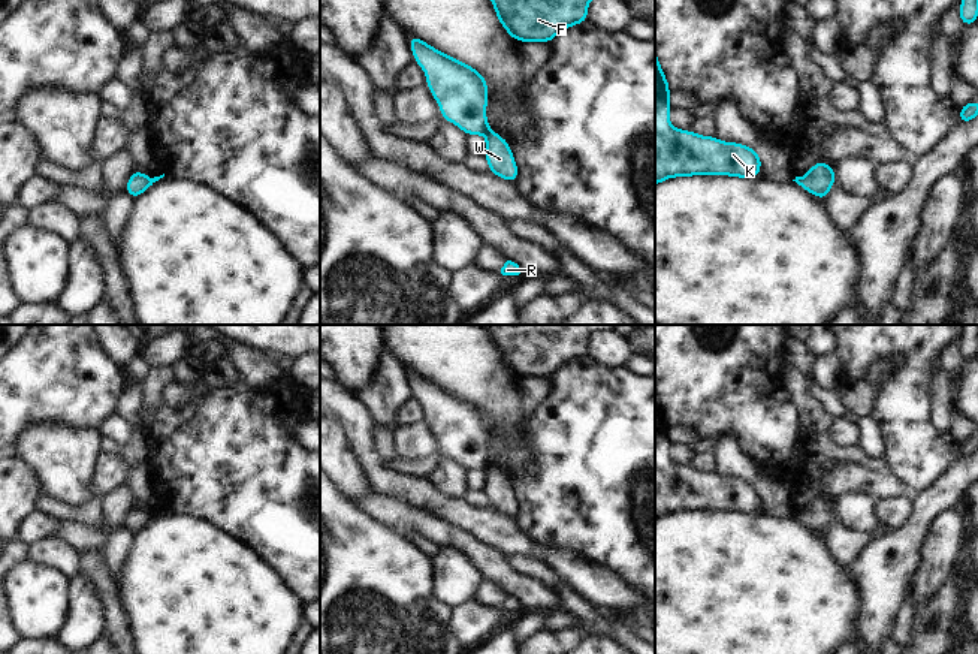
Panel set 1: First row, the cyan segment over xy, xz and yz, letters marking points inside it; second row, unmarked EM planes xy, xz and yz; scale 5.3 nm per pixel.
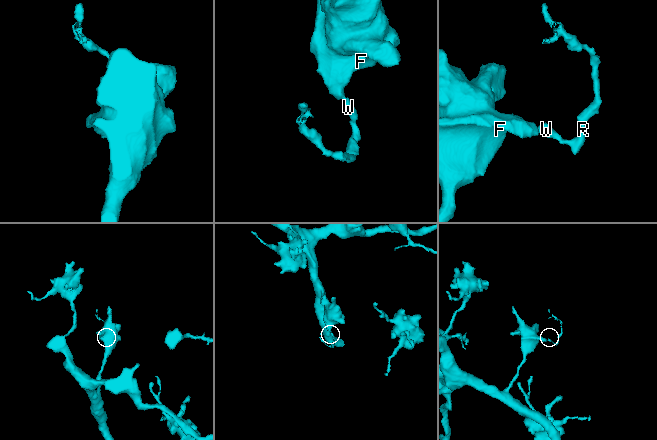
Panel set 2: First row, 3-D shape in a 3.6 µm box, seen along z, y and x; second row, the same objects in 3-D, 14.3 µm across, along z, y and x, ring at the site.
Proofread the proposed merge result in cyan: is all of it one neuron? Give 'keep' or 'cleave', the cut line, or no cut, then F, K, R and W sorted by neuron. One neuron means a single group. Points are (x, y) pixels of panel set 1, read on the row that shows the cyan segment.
cleave; cut in xz along (489, 129), (485, 133); F K / R W

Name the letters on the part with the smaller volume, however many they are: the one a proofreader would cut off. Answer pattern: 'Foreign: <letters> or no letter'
Foreign: R, W

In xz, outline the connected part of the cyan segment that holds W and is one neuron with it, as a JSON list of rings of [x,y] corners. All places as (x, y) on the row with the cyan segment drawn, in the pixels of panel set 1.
[[[489,130],[486,133],[486,151],[483,156],[492,174],[516,184],[519,169],[507,139]]]

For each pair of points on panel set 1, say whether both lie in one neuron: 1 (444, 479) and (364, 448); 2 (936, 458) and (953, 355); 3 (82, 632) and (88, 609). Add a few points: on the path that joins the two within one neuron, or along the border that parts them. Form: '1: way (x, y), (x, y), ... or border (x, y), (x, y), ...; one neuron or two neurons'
1: border (428, 478), (443, 491), (458, 497); two neurons
2: border (957, 340), (945, 347), (941, 367); two neurons
3: way (85, 626), (87, 615); one neuron

